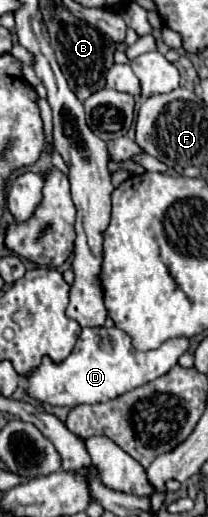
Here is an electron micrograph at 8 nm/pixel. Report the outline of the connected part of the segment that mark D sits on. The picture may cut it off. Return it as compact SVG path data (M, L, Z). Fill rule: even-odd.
M83 328L73 352L61 364L43 360L43 364L35 368L29 378L29 396L53 406L107 402L167 374L187 350L189 338L173 338L163 342L157 350L141 352L133 348L131 336L119 328Z

